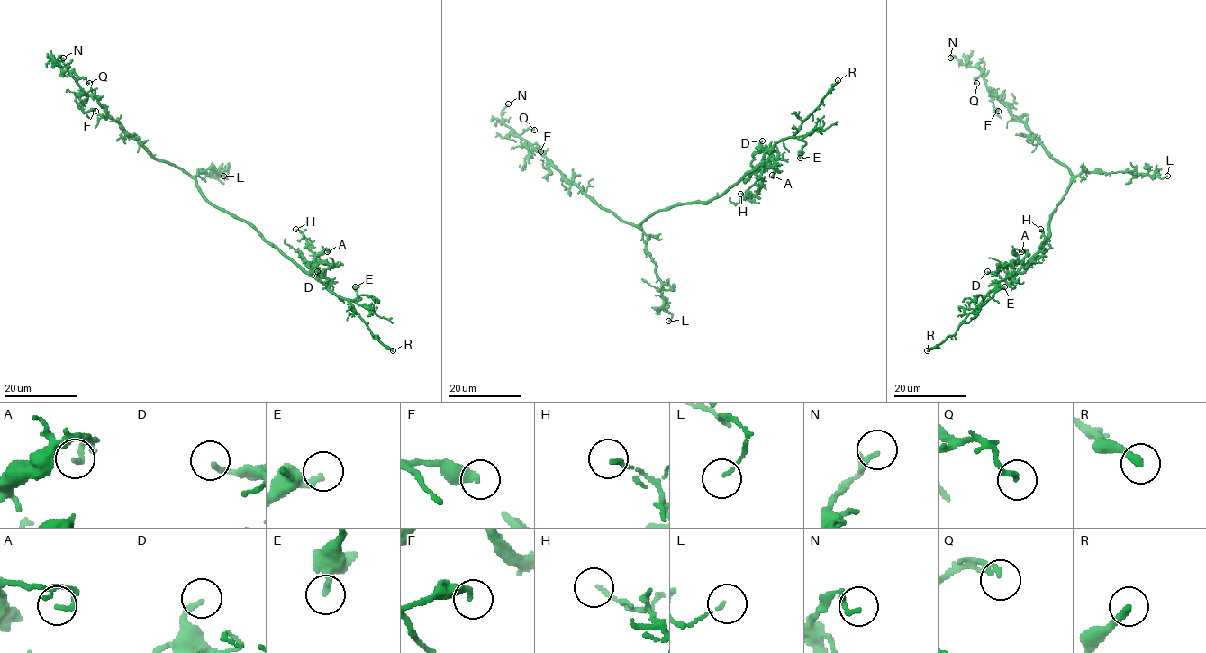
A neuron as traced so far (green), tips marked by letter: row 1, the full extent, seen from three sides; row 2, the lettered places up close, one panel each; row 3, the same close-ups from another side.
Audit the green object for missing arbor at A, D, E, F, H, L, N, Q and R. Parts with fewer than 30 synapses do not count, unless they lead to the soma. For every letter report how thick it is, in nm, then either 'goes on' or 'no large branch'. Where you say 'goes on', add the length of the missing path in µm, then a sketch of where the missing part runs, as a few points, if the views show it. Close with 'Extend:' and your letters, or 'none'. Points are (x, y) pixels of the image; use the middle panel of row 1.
A: 170 nm thick; no large branch
D: 180 nm thick; no large branch
E: 240 nm thick; no large branch
F: 320 nm thick; no large branch
H: 130 nm thick; no large branch
L: 100 nm thick; no large branch
N: 170 nm thick; no large branch
Q: 190 nm thick; no large branch
R: 280 nm thick; goes on; about 45 µm are missing
Extend: R

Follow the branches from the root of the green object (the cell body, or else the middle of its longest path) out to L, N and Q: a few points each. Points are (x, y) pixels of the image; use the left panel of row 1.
L: (215, 205), (205, 197), (196, 176), (198, 172), (215, 172), (223, 176)
N: (215, 205), (194, 178), (155, 159), (89, 96), (68, 68), (58, 65), (57, 58), (63, 58)
Q: (215, 205), (187, 174), (155, 159), (95, 98), (82, 89), (71, 74), (89, 83)

